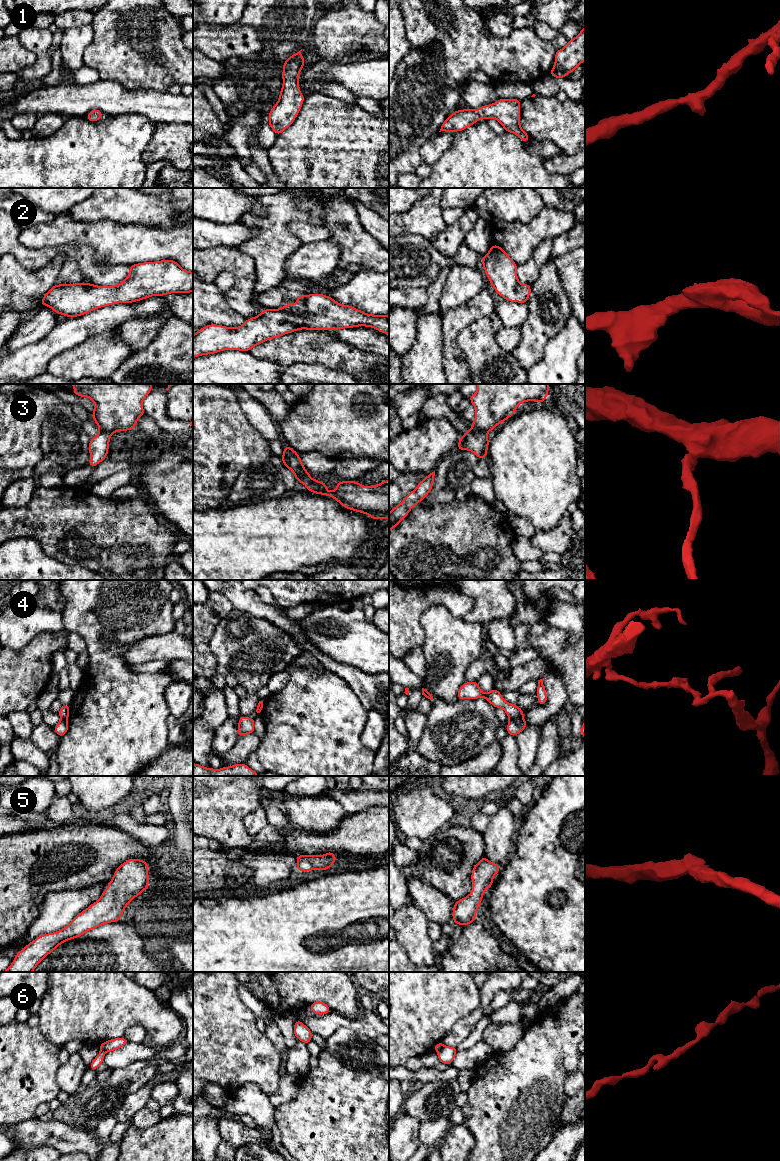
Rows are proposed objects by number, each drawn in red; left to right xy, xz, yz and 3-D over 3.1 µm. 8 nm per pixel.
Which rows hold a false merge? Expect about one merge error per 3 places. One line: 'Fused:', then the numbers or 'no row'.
Fused: 4, 6

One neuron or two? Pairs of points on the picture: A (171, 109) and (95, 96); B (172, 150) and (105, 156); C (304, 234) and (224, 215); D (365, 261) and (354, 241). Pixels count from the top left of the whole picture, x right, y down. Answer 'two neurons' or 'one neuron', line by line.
A: one neuron
B: two neurons
C: two neurons
D: one neuron

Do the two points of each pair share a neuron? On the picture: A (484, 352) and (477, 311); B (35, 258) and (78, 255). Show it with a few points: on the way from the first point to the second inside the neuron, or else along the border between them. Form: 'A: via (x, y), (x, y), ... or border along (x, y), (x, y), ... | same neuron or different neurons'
A: border along (493, 311), (489, 315), (471, 322), (459, 332) | different neurons
B: via (46, 255), (54, 251), (67, 251) | same neuron

